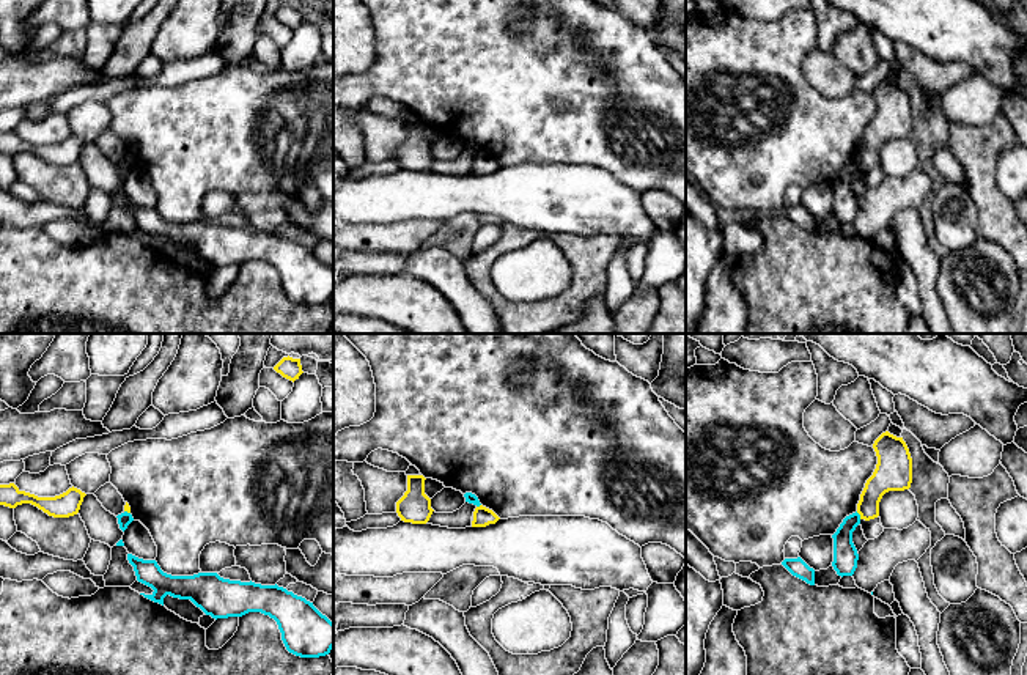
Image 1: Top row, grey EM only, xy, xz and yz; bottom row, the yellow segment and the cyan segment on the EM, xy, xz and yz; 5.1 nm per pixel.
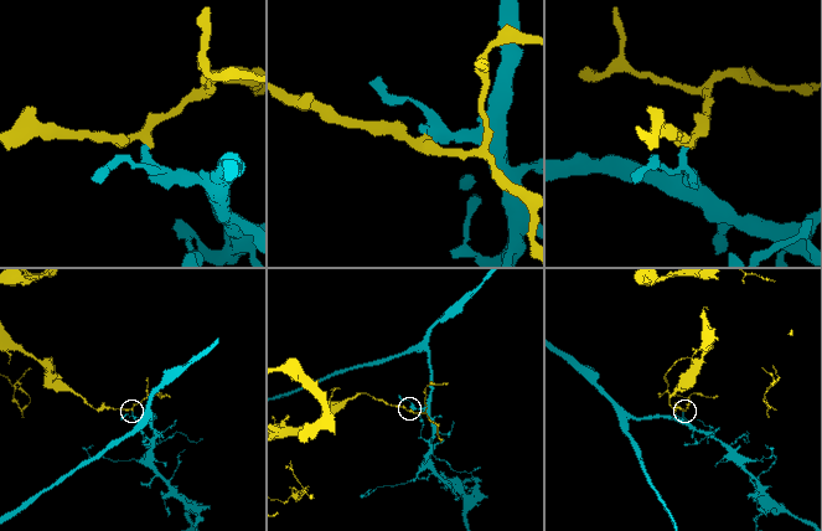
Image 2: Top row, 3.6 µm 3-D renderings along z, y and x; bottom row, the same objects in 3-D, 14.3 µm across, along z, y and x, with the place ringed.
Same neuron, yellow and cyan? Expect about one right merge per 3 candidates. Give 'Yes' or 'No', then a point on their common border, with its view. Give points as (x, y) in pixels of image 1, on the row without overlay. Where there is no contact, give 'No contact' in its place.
No. Touches yellow at yz (859, 161)

